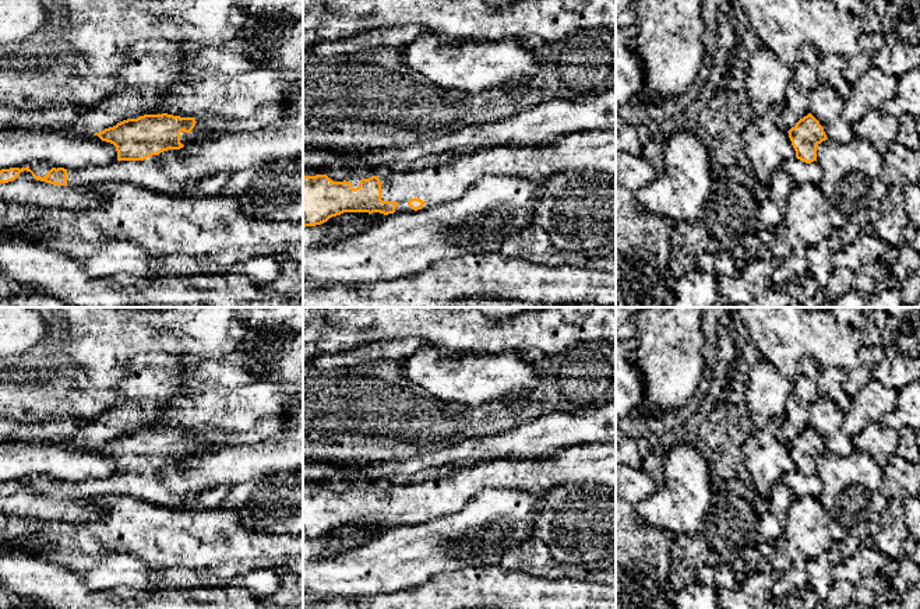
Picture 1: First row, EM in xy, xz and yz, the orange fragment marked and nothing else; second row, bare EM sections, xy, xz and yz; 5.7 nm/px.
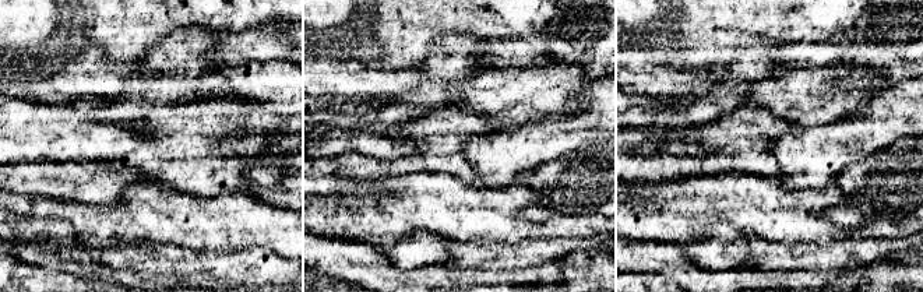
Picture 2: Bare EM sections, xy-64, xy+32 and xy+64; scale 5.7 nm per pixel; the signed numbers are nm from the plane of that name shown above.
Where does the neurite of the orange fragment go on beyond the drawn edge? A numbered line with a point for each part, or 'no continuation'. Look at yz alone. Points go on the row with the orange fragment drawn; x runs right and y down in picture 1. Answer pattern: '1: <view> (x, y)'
1: yz (800, 172)

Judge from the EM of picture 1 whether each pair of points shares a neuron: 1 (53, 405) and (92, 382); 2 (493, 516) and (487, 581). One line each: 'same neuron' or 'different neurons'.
1: same neuron
2: different neurons

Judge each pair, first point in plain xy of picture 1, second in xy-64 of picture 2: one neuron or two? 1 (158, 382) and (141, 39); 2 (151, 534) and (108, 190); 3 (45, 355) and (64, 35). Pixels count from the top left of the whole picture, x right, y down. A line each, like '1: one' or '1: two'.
1: two
2: two
3: one

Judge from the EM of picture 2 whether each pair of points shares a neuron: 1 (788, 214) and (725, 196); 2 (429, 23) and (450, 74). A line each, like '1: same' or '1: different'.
1: same
2: different

